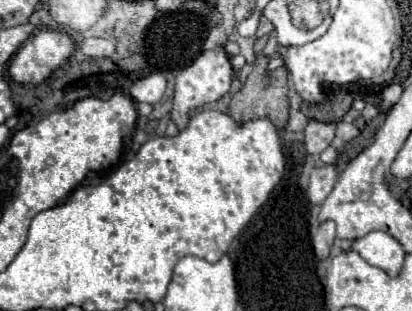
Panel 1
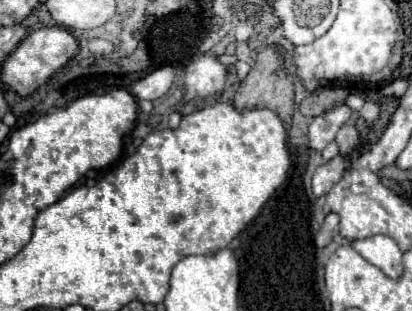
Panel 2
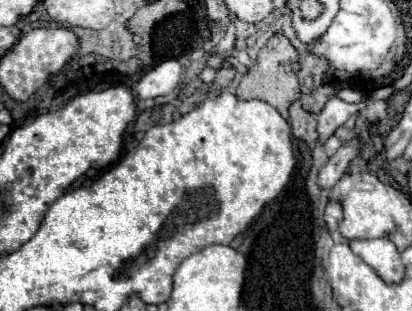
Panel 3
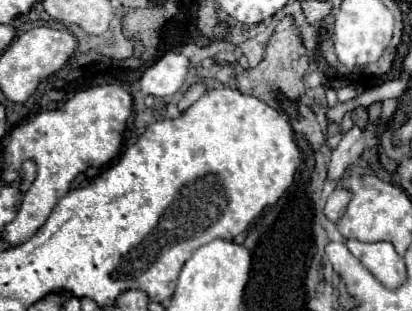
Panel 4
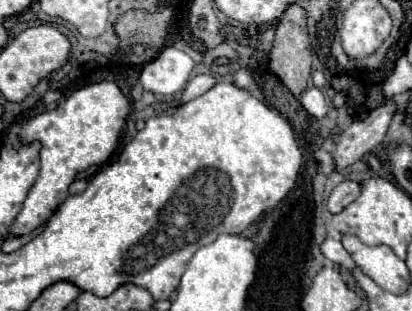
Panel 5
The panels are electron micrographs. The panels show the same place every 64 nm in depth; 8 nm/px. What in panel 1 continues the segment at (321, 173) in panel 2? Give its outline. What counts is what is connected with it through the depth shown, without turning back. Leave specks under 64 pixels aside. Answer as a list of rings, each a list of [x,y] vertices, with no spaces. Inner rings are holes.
[[[334,164],[316,168],[310,174],[310,184],[308,184],[308,192],[306,192],[308,200],[312,204],[322,204],[326,200],[326,196],[332,192],[336,178],[338,178],[338,168]]]

